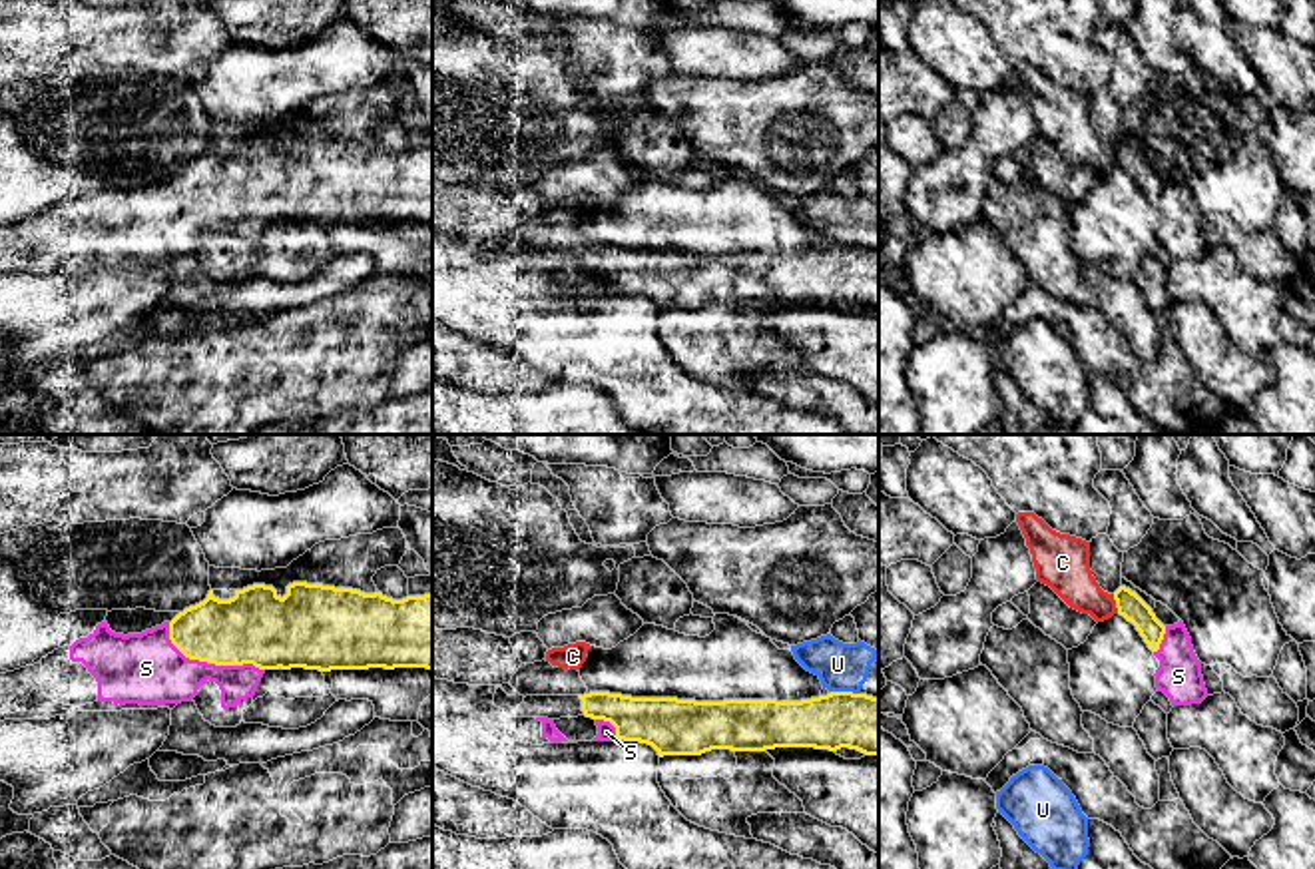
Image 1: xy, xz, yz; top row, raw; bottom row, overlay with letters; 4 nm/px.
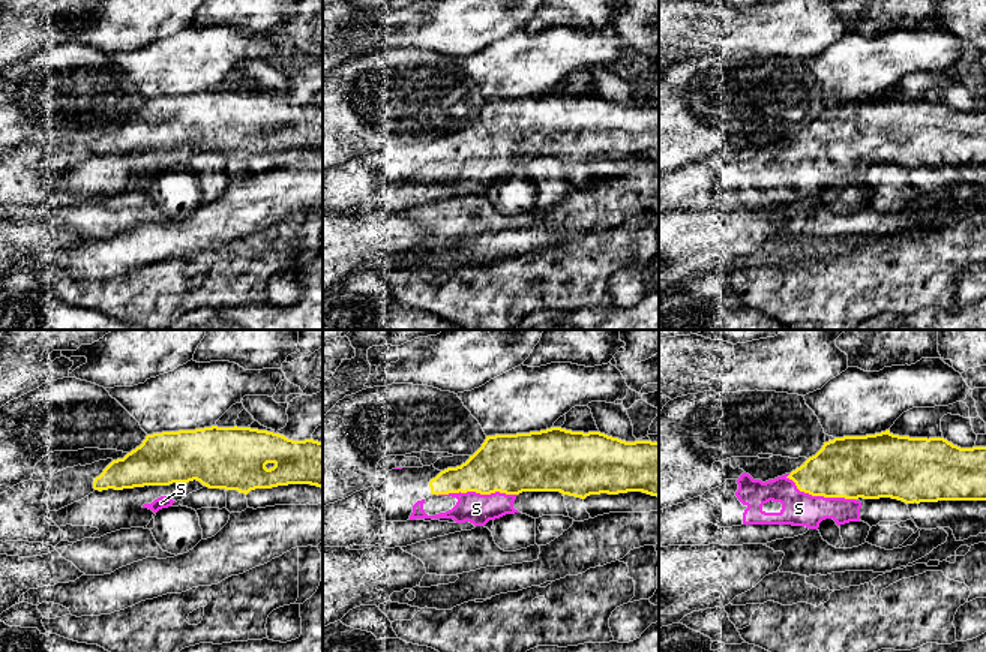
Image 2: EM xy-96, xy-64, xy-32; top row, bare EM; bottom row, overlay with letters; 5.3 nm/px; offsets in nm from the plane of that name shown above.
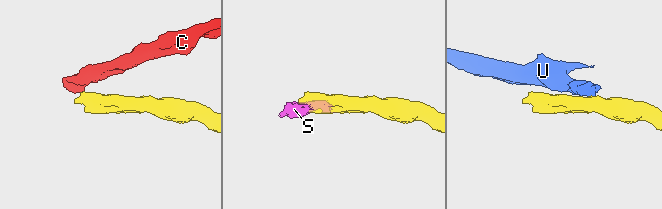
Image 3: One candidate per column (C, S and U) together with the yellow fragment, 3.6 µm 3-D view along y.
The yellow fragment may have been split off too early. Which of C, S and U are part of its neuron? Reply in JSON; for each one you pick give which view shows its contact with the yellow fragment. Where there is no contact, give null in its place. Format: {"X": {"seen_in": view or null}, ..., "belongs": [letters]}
{"S": {"seen_in": "xy"}, "belongs": ["S"]}

